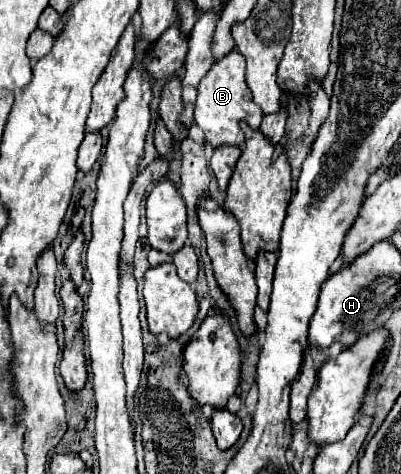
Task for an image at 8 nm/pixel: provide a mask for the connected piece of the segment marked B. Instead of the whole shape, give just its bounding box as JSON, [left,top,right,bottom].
[195,49,263,193]

